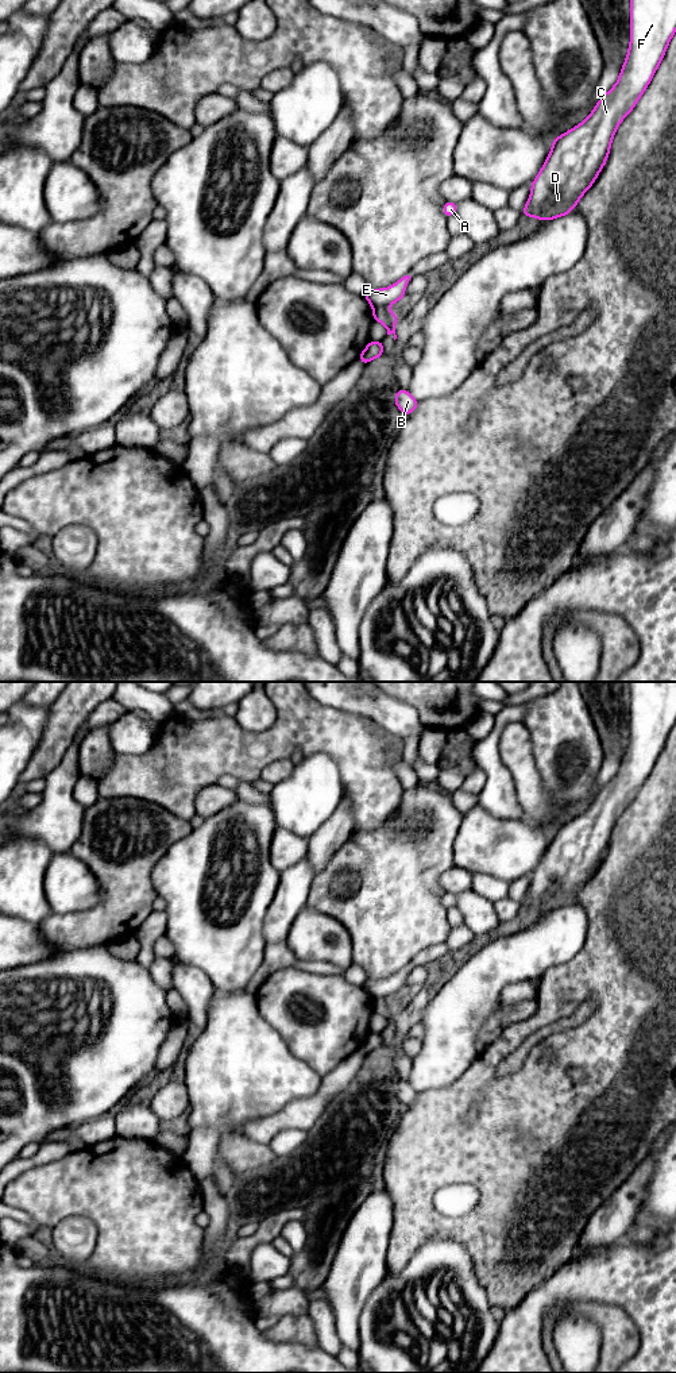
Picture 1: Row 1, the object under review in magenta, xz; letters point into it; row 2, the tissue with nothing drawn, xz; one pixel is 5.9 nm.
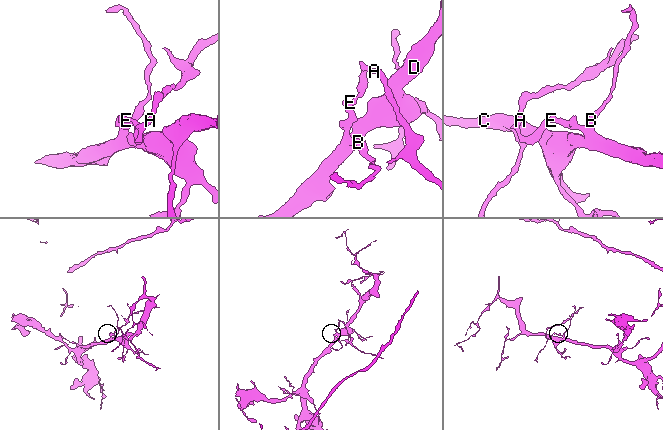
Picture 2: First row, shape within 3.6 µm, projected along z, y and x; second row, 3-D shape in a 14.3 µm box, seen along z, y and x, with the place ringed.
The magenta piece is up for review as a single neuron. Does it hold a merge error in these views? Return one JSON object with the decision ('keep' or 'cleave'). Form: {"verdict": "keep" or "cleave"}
{"verdict": "cleave"}

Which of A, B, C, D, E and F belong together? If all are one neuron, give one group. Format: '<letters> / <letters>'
A E / B C D F

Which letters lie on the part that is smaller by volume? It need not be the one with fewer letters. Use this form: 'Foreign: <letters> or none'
Foreign: A, E

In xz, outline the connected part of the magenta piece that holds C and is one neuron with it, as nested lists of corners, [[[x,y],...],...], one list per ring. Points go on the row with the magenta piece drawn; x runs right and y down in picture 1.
[[[630,0],[630,45],[619,78],[615,85],[602,96],[584,122],[552,140],[552,150],[540,173],[530,184],[532,192],[521,215],[538,220],[553,220],[572,212],[606,165],[618,126],[633,111],[634,105],[650,84],[675,32],[676,0]]]

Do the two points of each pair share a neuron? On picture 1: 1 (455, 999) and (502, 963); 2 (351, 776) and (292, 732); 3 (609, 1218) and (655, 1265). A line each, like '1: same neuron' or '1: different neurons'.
1: same neuron
2: same neuron
3: different neurons

